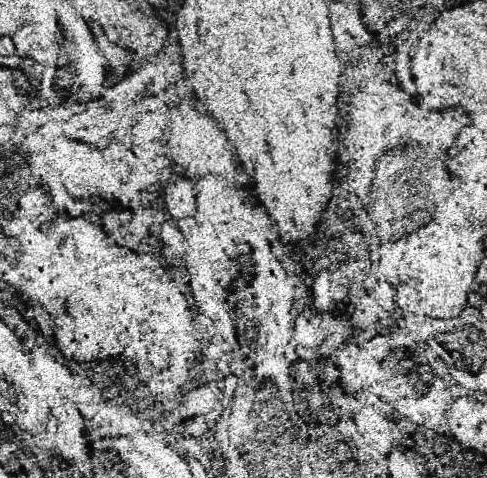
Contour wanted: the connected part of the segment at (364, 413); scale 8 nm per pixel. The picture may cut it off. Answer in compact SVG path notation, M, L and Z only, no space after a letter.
M361 405L361 409L353 415L353 425L371 449L375 449L377 453L387 453L389 433L391 433L391 423L389 421L381 419L369 407Z

